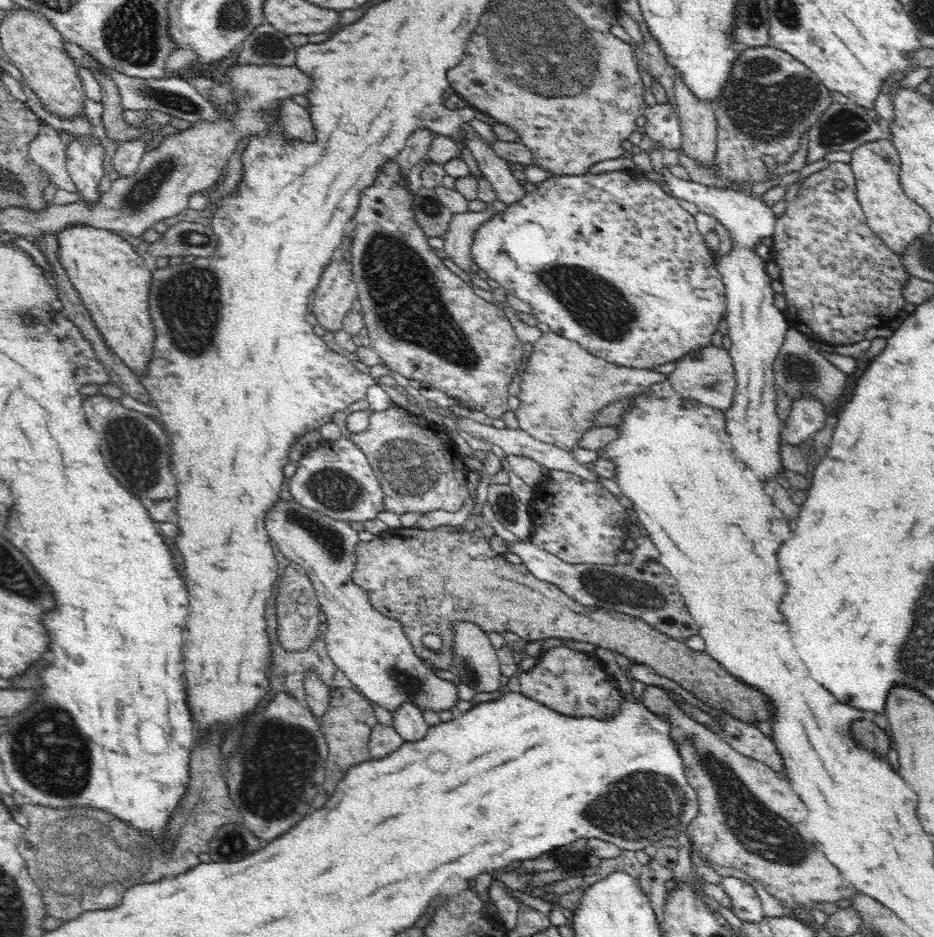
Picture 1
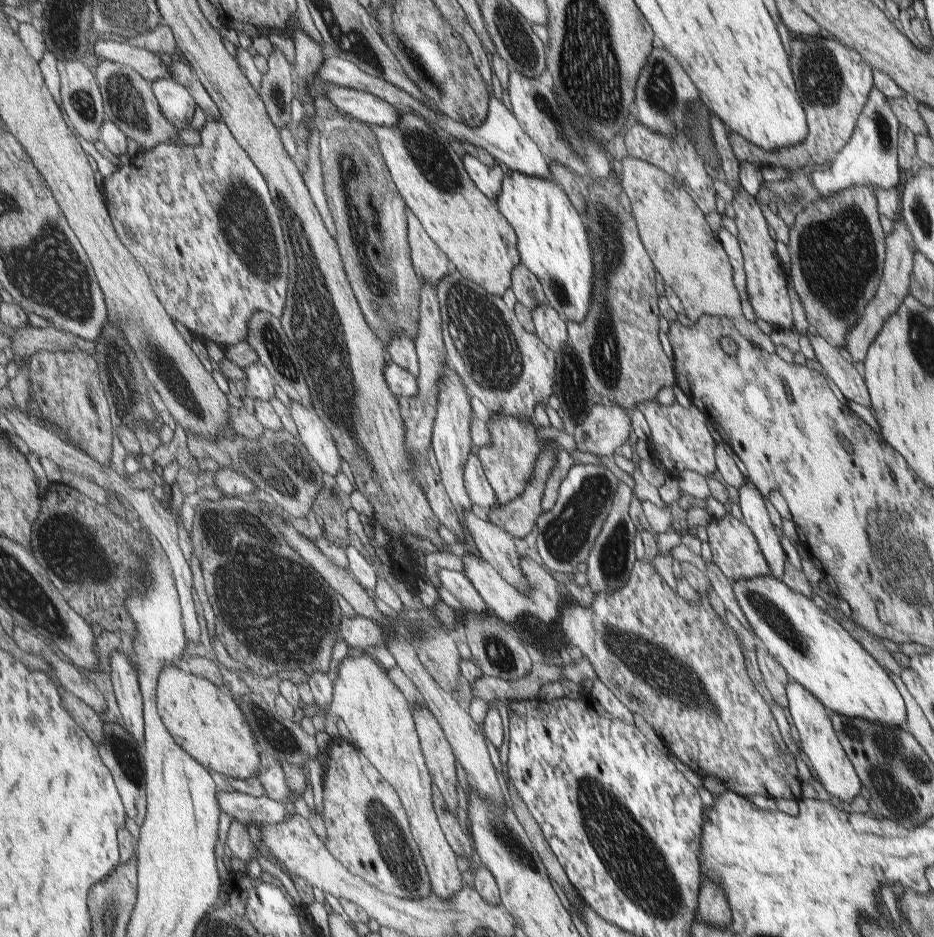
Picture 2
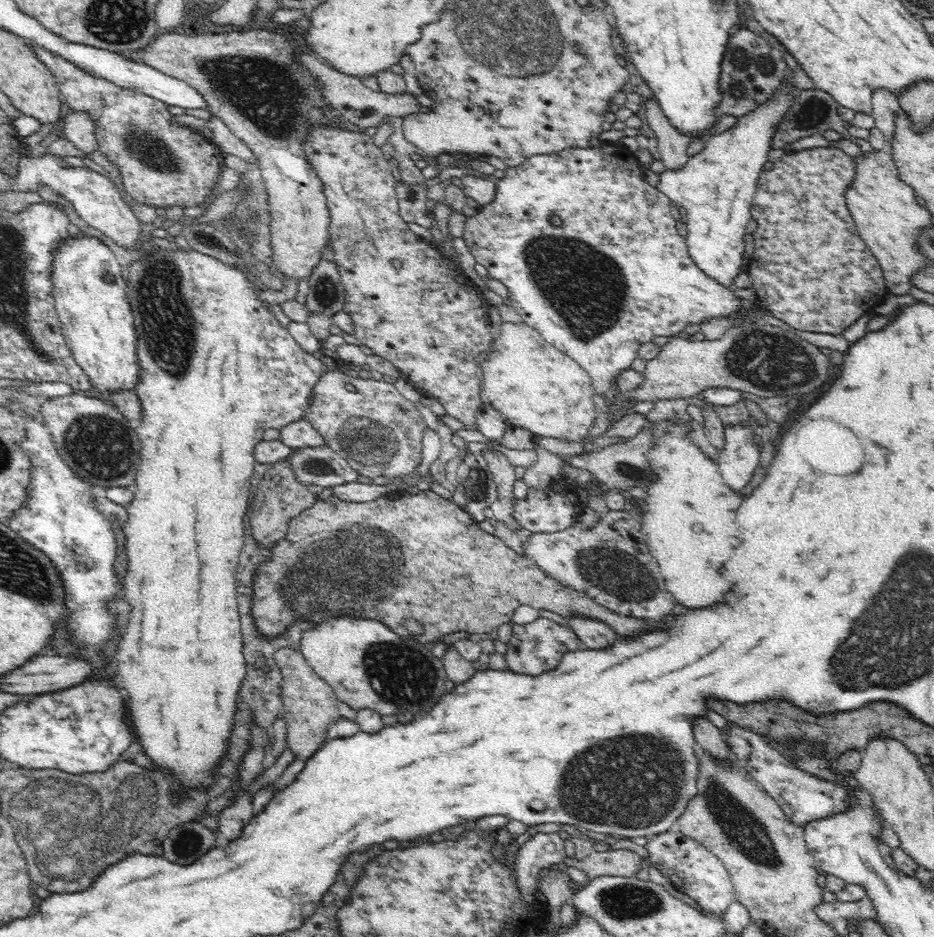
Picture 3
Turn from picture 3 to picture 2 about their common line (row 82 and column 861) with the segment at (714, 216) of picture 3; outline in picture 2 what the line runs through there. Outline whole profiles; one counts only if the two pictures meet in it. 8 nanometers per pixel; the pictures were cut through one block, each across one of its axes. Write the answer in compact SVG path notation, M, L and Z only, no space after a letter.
M795 681L788 682L786 696L789 714L800 736L798 746L816 771L818 782L835 801L843 800L851 803L860 794L863 783L837 738L837 732L834 731L832 722L830 722L828 710L814 698L812 692Z

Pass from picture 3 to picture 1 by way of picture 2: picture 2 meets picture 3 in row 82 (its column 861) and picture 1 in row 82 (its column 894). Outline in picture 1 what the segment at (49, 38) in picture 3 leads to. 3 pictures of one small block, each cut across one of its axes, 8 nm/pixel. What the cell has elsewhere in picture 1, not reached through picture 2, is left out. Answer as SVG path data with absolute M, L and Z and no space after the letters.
M64 40L63 45L65 46L65 50L67 50L67 54L69 54L69 58L72 58L72 61L77 66L84 66L92 72L96 69L101 74L109 76L118 86L121 93L122 106L128 110L160 110L160 112L168 113L172 117L181 118L184 122L188 121L192 124L198 121L214 122L219 117L219 113L215 110L213 104L208 99L203 98L194 86L191 86L187 81L179 77L168 75L161 80L128 77L122 74L122 72L104 67L100 62L94 60L88 52L70 41Z

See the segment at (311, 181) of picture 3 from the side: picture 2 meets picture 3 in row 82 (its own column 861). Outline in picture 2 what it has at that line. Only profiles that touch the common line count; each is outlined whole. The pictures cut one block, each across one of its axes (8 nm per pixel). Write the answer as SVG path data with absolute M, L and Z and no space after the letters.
M852 186L844 188L836 196L830 196L830 216L828 222L802 222L802 216L796 216L796 222L790 227L788 252L790 254L790 281L798 292L806 312L809 324L824 335L832 347L845 347L845 336L864 317L866 304L874 298L884 270L884 230L878 220L876 198L868 188Z

